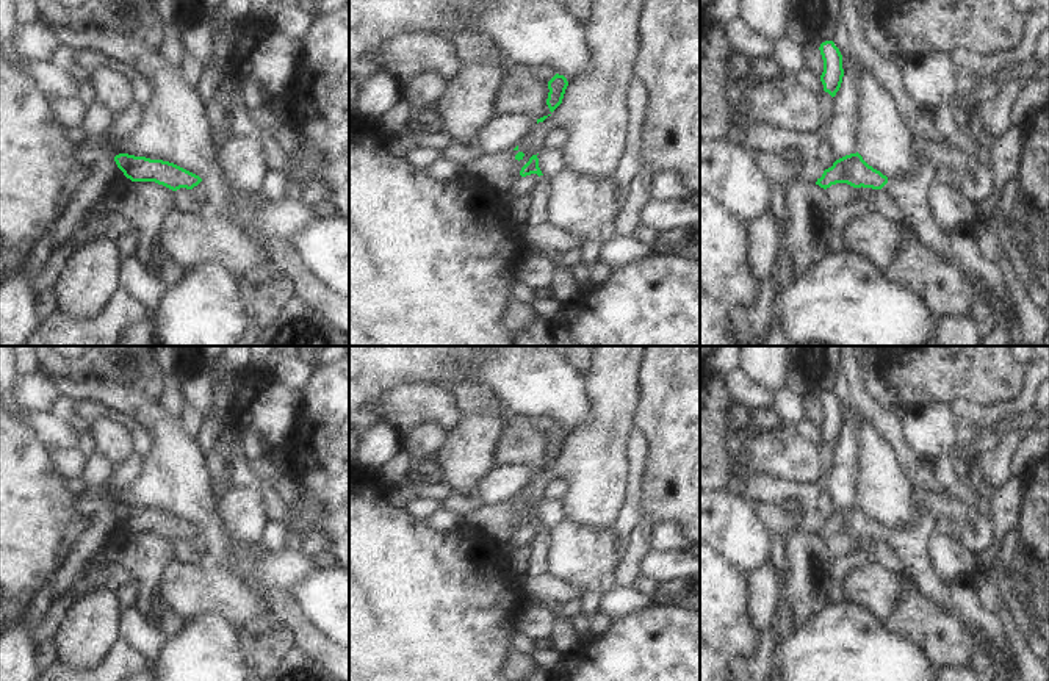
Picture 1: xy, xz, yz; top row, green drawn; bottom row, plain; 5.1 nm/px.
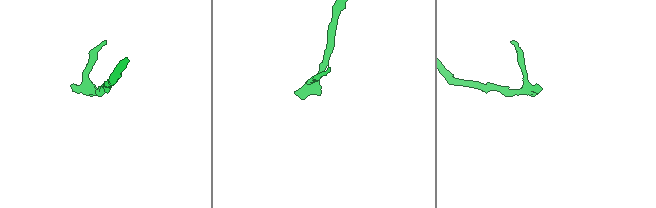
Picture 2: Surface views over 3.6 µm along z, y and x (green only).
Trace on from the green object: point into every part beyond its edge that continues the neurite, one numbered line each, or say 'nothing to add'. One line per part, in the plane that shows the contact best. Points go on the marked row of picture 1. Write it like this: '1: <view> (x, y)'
1: yz (910, 194)

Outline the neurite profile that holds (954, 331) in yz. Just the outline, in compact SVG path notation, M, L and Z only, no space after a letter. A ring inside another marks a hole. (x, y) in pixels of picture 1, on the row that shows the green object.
M971 318L935 319L935 340L941 346L983 346L975 322Z

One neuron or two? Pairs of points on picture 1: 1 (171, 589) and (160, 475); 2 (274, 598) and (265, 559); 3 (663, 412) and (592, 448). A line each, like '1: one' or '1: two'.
1: two
2: two
3: two

